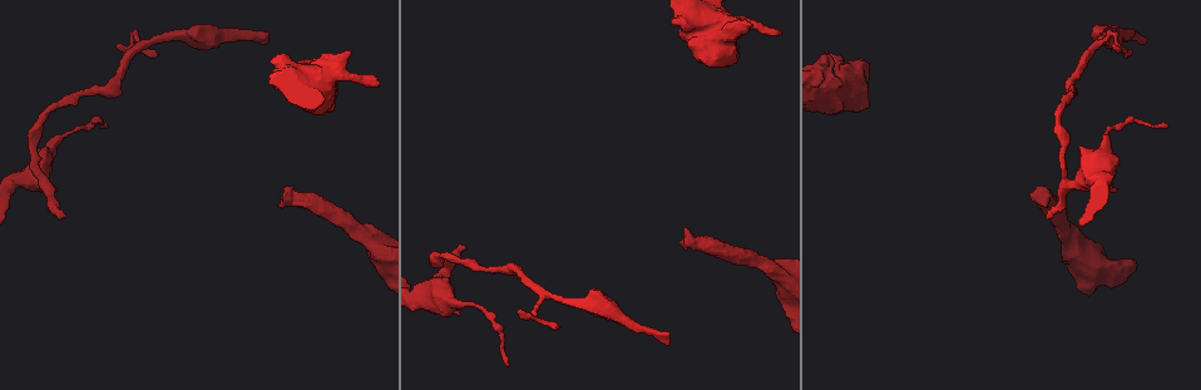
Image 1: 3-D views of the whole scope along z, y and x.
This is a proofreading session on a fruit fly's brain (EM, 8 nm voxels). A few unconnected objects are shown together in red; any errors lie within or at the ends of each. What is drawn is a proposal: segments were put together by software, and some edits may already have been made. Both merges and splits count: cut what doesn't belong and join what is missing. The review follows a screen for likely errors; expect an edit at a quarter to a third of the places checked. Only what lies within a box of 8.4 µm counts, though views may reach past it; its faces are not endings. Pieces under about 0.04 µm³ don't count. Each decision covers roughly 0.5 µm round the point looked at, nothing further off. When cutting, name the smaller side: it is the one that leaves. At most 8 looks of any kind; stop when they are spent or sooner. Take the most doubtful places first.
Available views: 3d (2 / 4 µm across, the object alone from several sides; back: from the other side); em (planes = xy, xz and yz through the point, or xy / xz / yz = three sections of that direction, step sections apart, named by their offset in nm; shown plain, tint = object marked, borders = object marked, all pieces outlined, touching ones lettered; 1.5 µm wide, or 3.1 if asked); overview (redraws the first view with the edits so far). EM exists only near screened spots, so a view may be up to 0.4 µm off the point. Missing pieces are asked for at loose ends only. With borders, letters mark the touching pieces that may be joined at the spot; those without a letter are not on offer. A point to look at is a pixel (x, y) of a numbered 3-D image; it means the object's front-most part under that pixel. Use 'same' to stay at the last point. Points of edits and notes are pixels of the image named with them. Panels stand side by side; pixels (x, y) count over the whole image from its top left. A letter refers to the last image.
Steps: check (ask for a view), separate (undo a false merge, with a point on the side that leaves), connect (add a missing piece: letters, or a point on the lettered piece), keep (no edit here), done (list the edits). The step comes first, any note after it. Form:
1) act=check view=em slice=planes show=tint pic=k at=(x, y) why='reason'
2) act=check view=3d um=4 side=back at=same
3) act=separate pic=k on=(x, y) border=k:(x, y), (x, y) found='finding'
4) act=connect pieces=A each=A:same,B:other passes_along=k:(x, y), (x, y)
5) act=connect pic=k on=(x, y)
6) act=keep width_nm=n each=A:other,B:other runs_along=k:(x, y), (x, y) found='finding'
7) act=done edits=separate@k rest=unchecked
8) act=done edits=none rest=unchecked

act=check view=3d um=2 pic=1 at=(286, 190) why='long arm stops here'

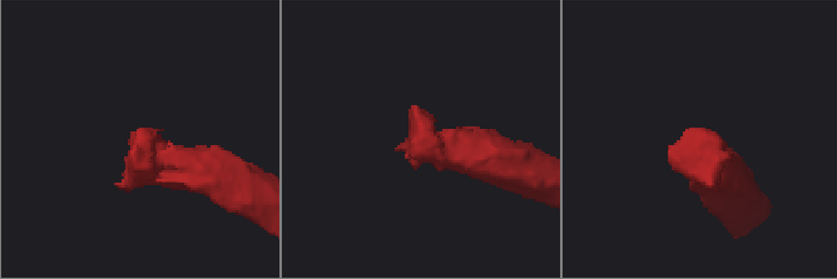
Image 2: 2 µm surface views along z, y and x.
act=check view=em slice=planes show=borders pic=2 at=(669, 147) why='need the tissue'

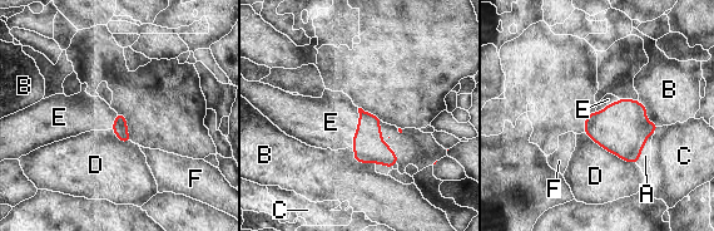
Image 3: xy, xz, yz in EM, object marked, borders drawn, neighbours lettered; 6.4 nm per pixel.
act=connect pieces=E each=A:other,B:other,C:other,D:other,E:same,F:other passes_along=3:(367, 143), (357, 127), (331, 122) found='the neuron continues'

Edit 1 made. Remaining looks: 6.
act=check view=em slice=planes show=borders pic=1 at=(822, 60) why='stops while still wide'

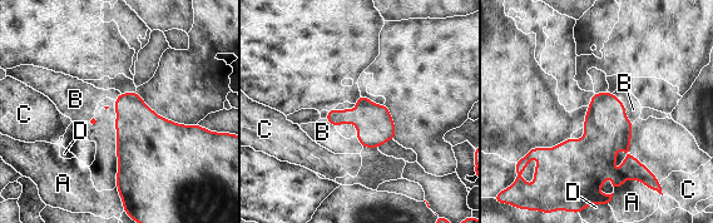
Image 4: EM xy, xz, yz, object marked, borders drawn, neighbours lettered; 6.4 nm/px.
act=connect pieces=B width_nm=240 each=A:other,B:same,C:other,D:other passes_along=4:(605, 120), (624, 109), (633, 109) found='it goes on there'

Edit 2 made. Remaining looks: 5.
act=check view=overview why='see it whole again'

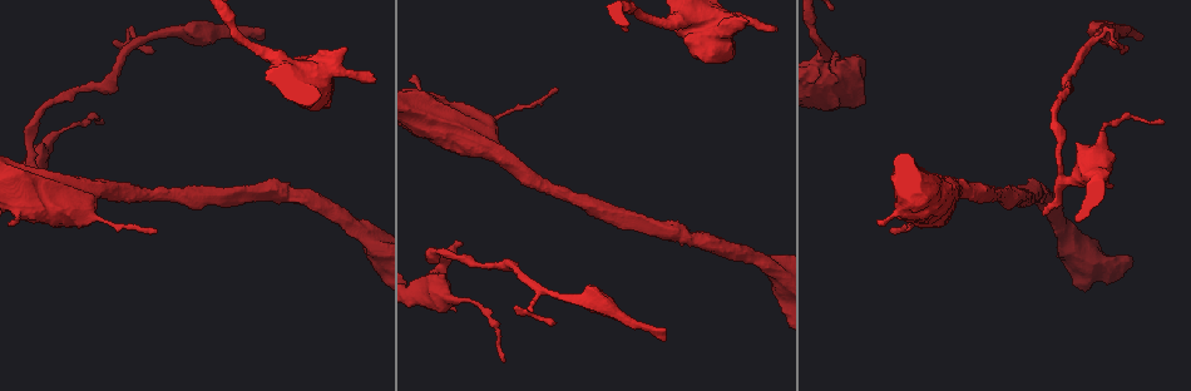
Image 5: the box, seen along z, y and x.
act=check view=em slice=planes show=tint pic=5 at=(1047, 209) why='an open end'

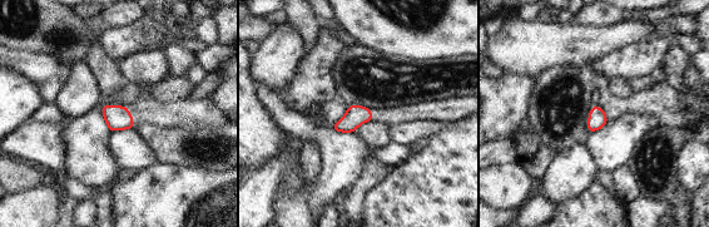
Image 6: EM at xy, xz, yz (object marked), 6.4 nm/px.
act=check view=em slice=planes show=borders at=same

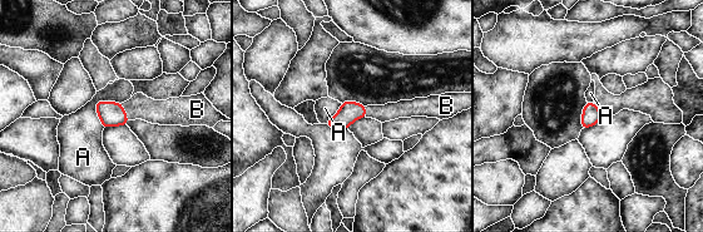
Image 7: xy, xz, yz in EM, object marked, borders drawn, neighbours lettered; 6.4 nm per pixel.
act=connect pieces=B width_nm=110 longest_contact=A:200nm each=A:other,B:same found='it goes on there'

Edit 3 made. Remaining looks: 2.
act=done edits=connect@3,connect@4,connect@7 rest=unchecked

